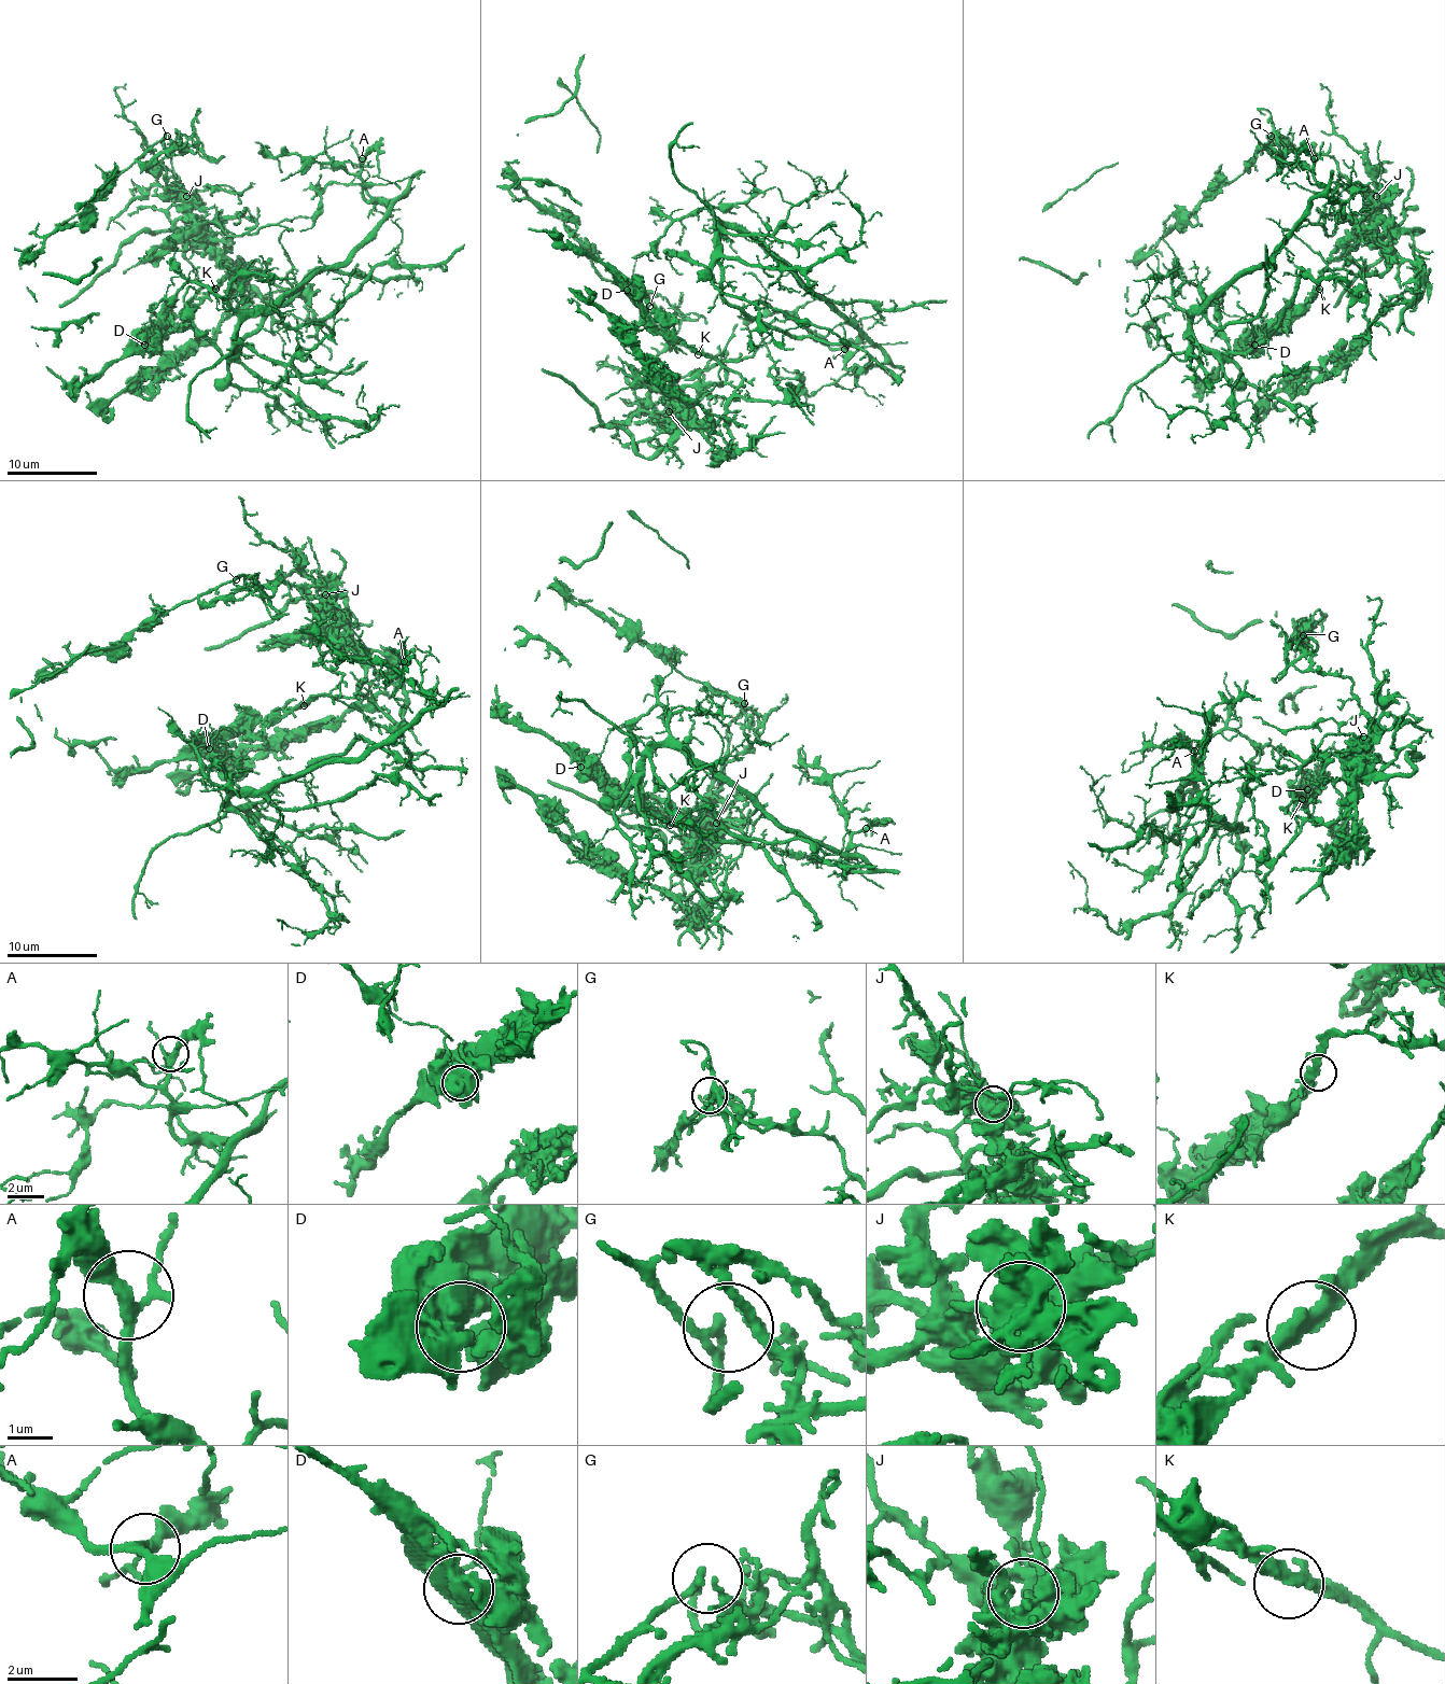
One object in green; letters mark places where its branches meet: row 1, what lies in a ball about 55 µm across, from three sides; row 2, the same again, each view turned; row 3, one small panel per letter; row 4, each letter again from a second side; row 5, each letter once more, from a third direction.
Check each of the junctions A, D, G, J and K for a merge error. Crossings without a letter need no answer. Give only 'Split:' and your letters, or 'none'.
Split: D, K

